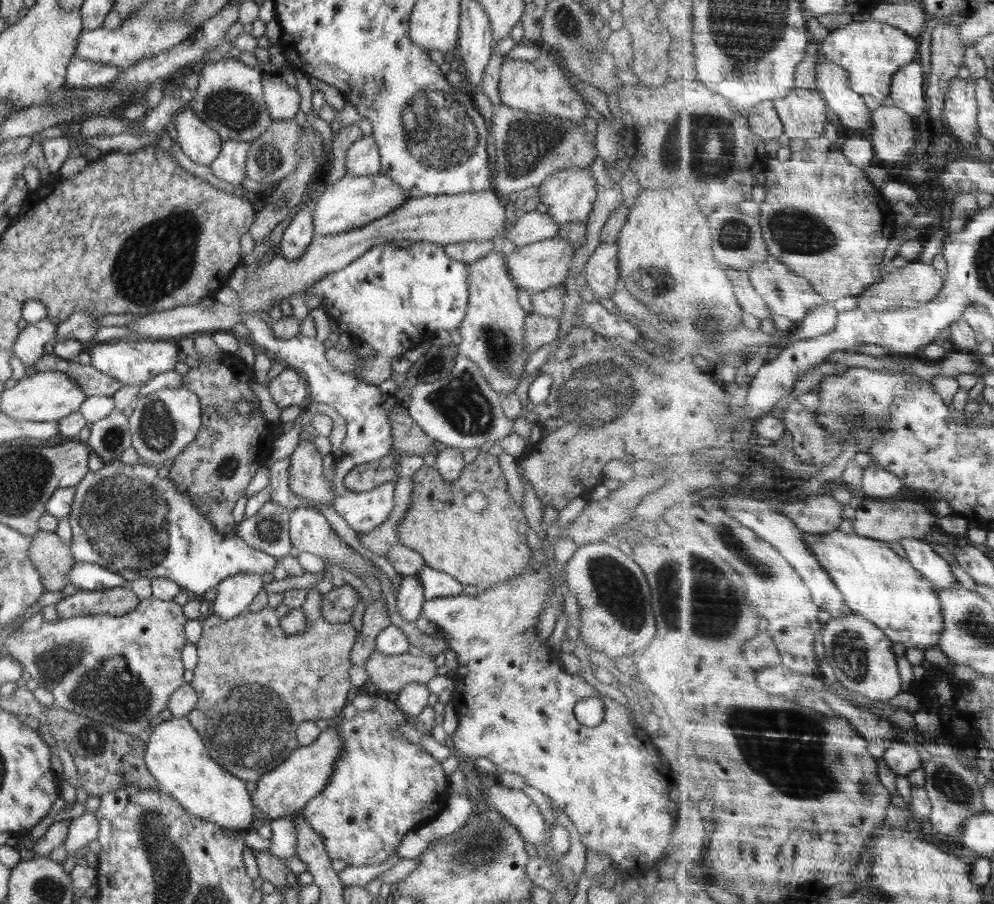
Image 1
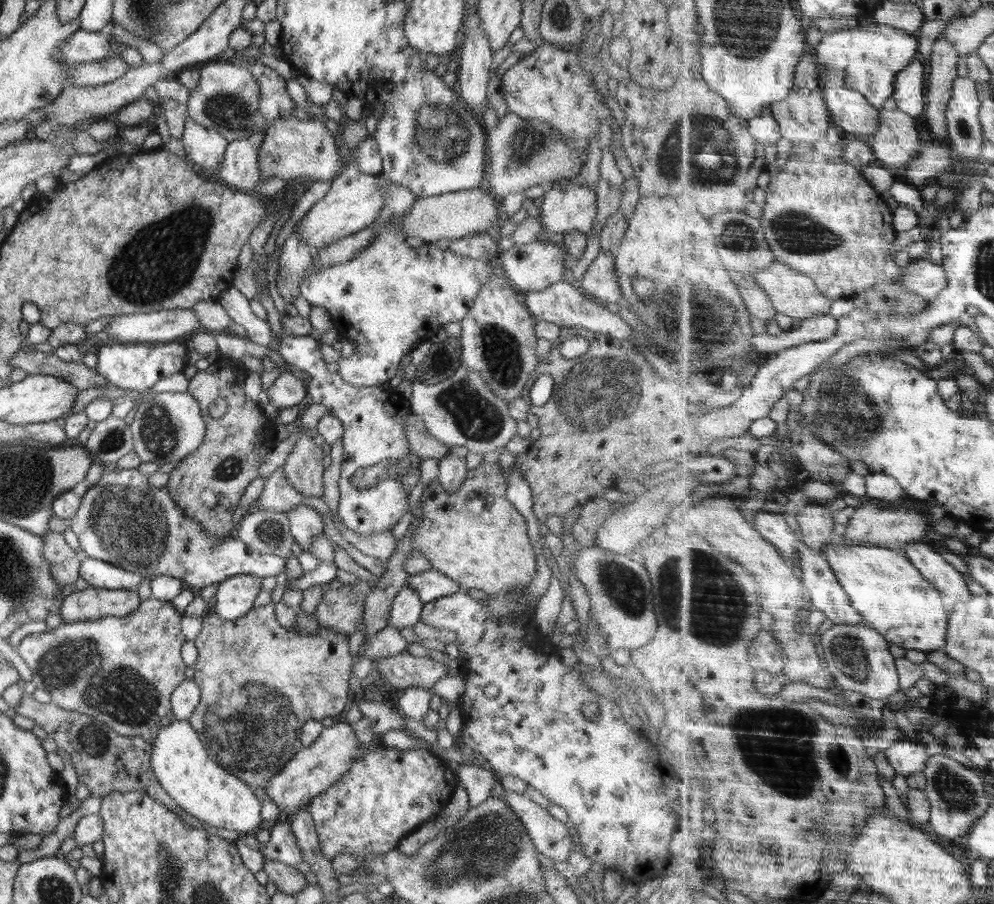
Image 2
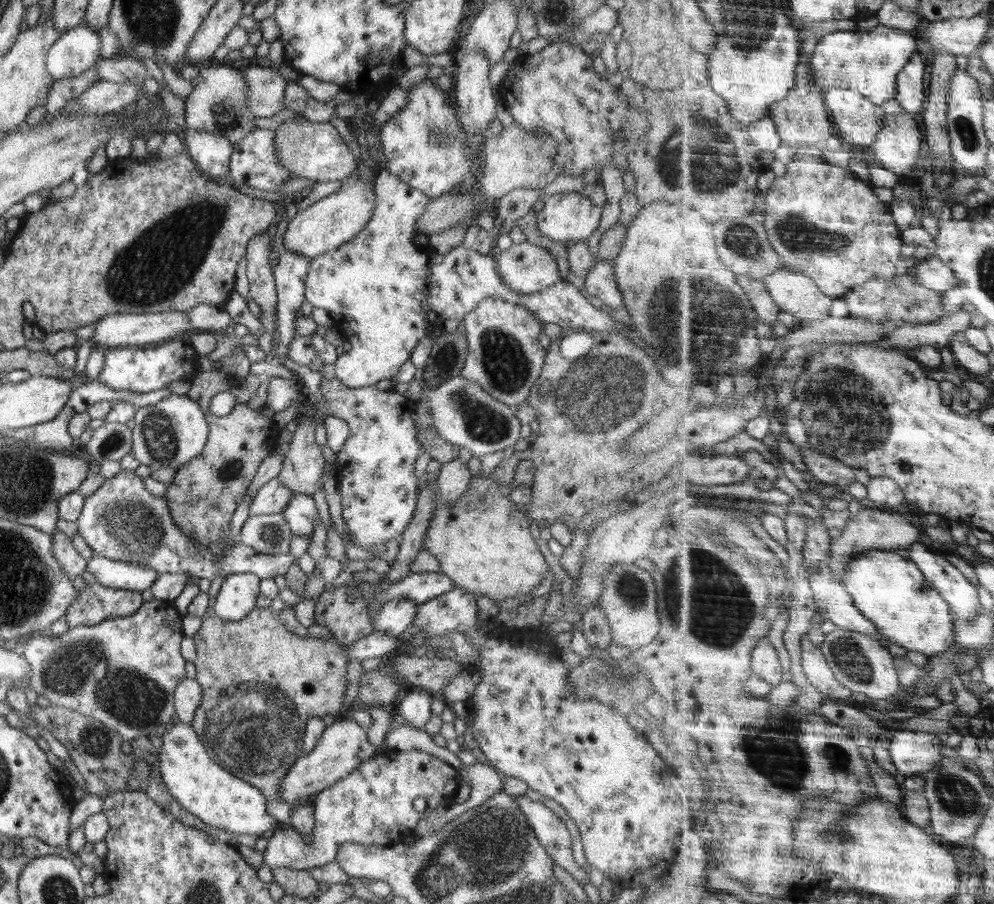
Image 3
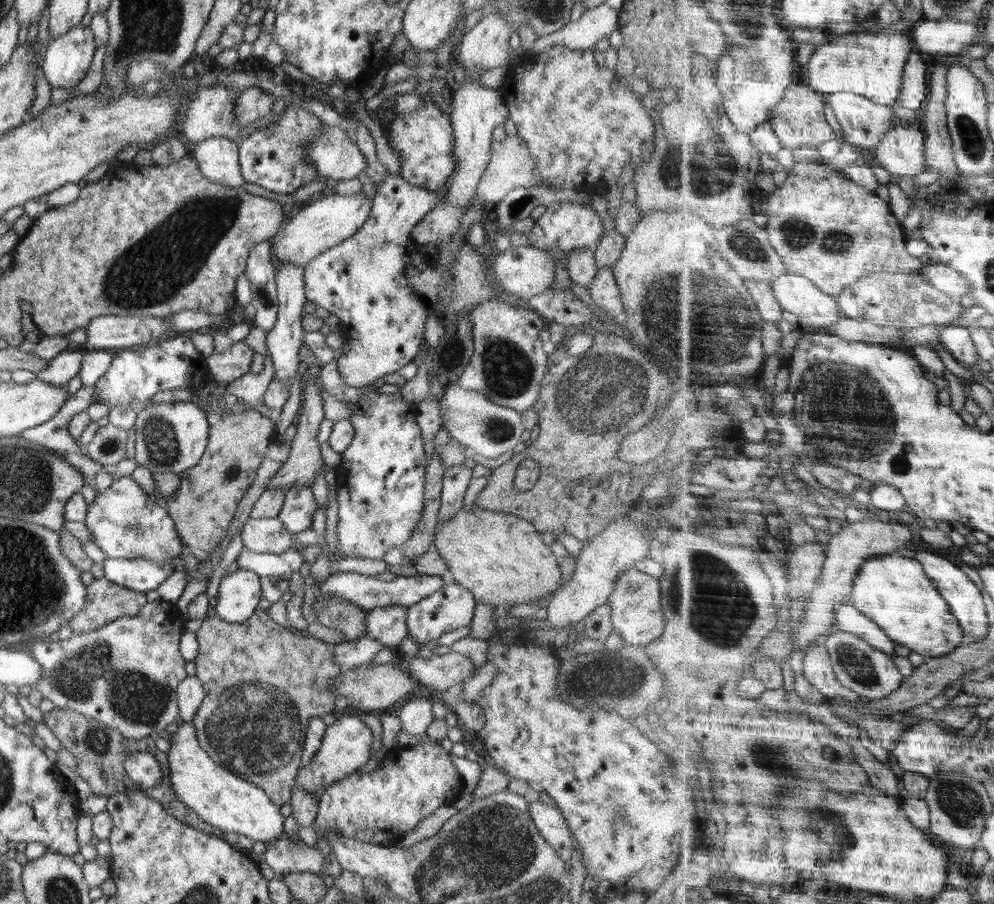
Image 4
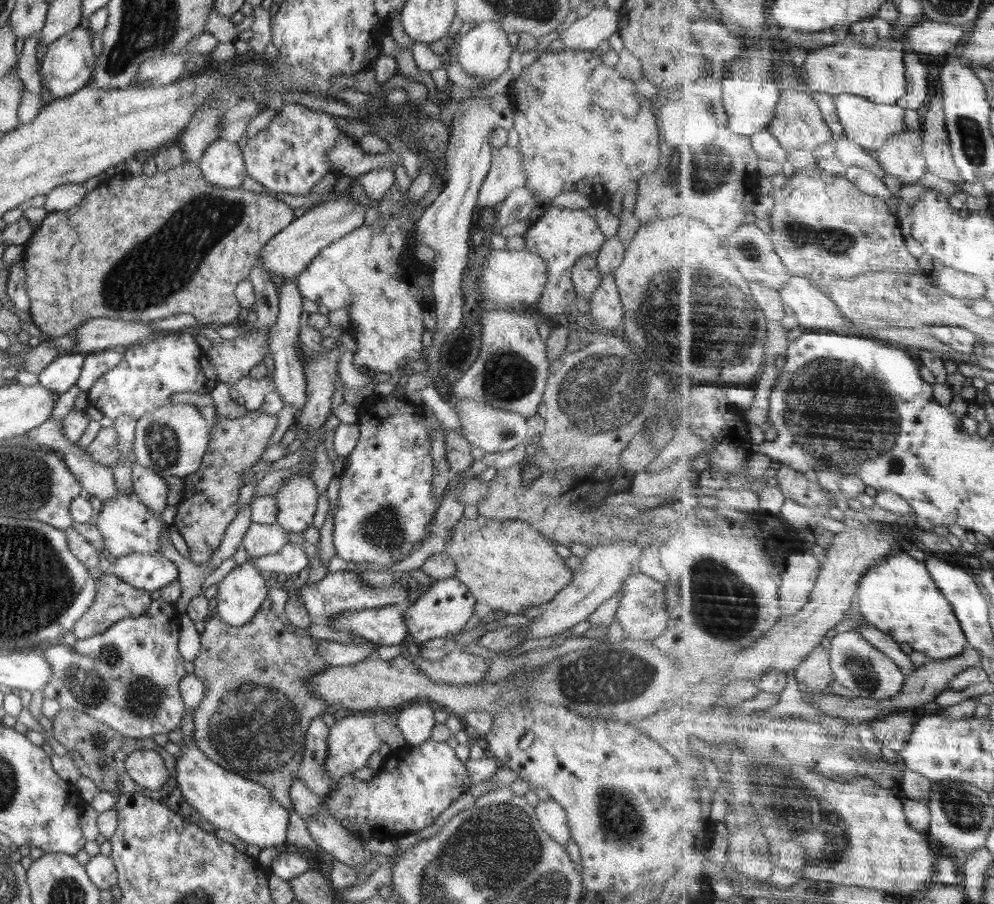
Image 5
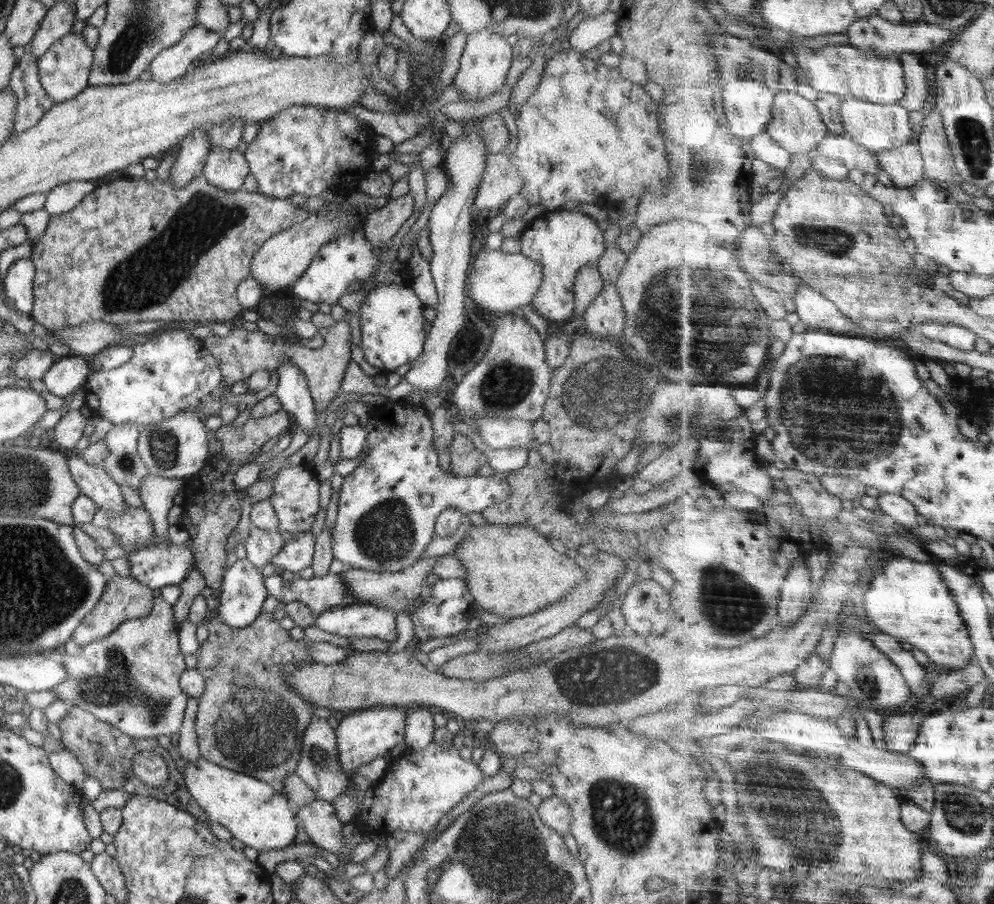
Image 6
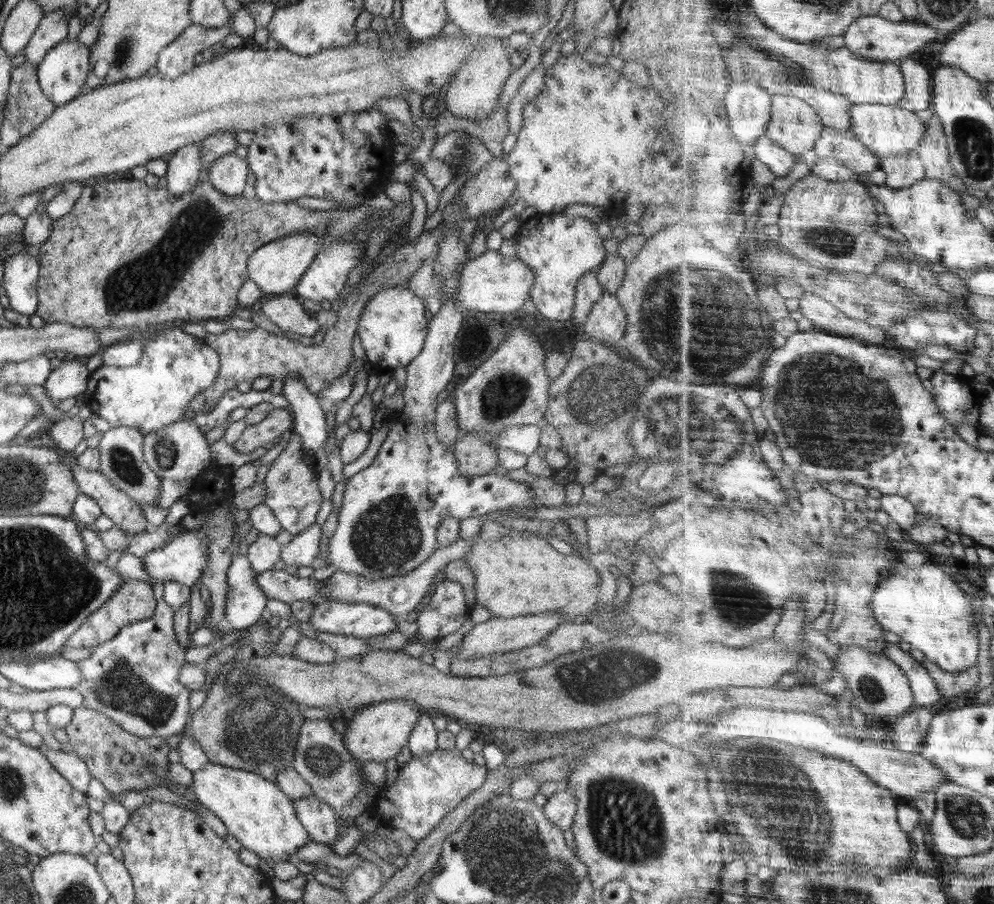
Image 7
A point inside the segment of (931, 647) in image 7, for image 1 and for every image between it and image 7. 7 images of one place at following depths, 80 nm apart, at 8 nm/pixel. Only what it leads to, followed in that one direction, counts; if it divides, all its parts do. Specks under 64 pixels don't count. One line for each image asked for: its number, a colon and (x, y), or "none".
1: (879, 583)
2: (895, 596)
3: (892, 590)
4: (895, 591)
5: (899, 594)
6: (908, 599)

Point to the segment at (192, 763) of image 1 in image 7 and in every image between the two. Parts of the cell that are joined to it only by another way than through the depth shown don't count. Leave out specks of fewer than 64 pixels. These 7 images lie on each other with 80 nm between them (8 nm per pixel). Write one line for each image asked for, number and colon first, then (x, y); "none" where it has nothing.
2: (200, 786)
3: (215, 796)
4: (221, 799)
5: (247, 809)
6: (254, 813)
7: (255, 811)

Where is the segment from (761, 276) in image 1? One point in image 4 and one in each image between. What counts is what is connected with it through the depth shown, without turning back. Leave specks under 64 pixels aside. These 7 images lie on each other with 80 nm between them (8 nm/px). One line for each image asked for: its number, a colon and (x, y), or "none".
2: (795, 294)
3: (797, 294)
4: (815, 309)

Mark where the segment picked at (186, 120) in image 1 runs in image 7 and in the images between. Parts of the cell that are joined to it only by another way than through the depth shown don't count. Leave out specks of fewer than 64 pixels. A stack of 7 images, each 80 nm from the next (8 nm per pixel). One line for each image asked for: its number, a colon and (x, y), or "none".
2: (205, 147)
3: (211, 152)
4: (217, 157)
5: (222, 163)
6: (224, 168)
7: (228, 174)

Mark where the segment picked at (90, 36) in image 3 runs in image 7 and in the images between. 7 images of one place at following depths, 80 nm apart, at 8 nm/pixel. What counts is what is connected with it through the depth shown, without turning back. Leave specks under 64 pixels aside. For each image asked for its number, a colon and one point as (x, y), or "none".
4: (68, 57)
5: (66, 68)
6: (64, 68)
7: (62, 74)

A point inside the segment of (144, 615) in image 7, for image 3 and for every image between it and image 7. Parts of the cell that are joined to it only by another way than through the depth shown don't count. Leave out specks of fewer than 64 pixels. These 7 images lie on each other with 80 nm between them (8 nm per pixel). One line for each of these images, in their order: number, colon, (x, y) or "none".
3: (96, 603)
4: (105, 601)
5: (115, 599)
6: (124, 598)

